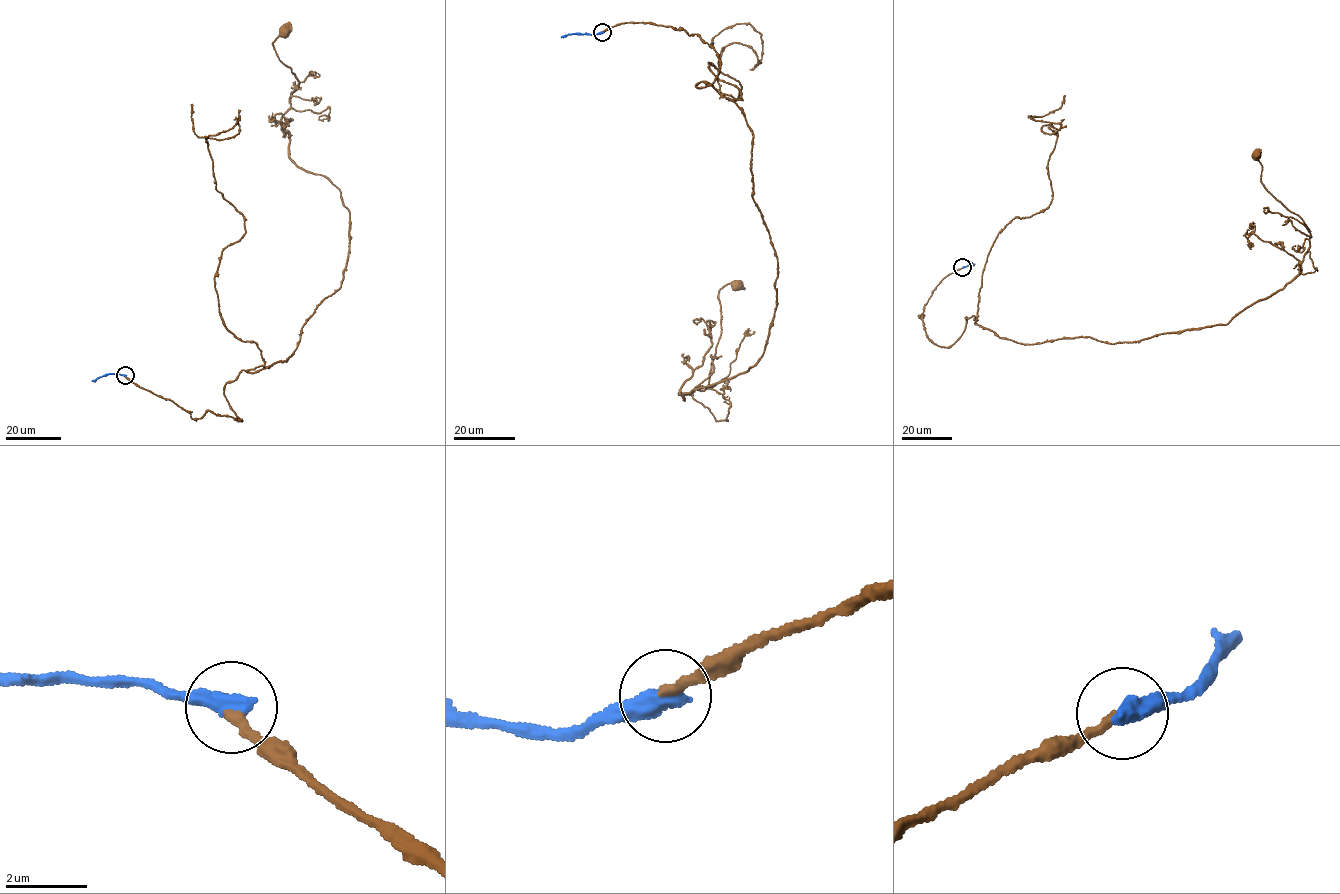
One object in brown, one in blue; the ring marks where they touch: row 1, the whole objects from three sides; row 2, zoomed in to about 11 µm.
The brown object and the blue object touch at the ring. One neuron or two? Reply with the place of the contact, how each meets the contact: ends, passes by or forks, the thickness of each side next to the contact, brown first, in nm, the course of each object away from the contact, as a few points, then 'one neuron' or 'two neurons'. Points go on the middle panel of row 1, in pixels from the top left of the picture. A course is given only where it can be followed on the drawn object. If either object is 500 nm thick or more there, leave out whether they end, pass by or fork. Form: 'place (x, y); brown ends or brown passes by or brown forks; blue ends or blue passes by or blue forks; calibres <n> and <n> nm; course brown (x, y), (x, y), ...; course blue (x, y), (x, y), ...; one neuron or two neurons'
place (602, 32); calibres 240 and 500 nm; course brown (602, 32), (700, 36), (720, 65), (695, 85), (752, 136), (768, 342), (683, 400), (707, 386), (736, 286); course blue (602, 32), (560, 37); one neuron

